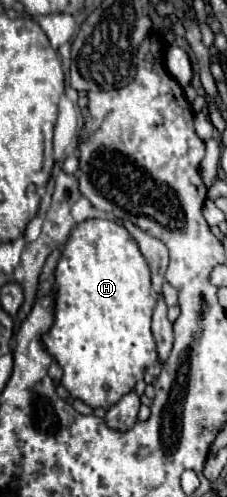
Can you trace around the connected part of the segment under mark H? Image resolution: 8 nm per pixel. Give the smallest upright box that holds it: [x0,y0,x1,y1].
[43,218,157,408]

